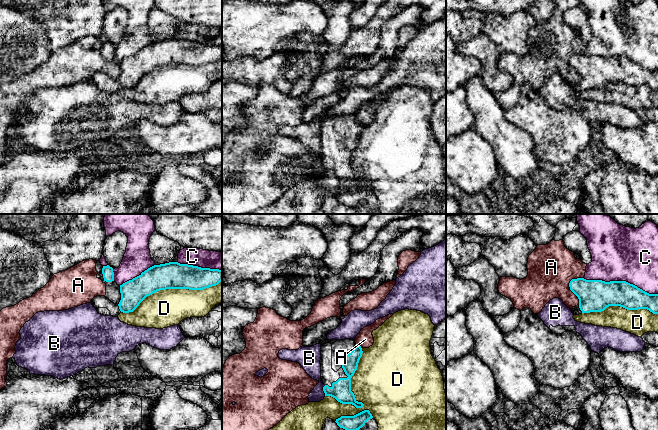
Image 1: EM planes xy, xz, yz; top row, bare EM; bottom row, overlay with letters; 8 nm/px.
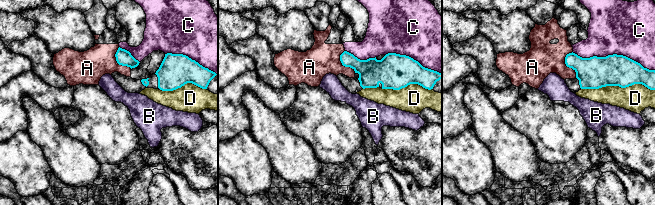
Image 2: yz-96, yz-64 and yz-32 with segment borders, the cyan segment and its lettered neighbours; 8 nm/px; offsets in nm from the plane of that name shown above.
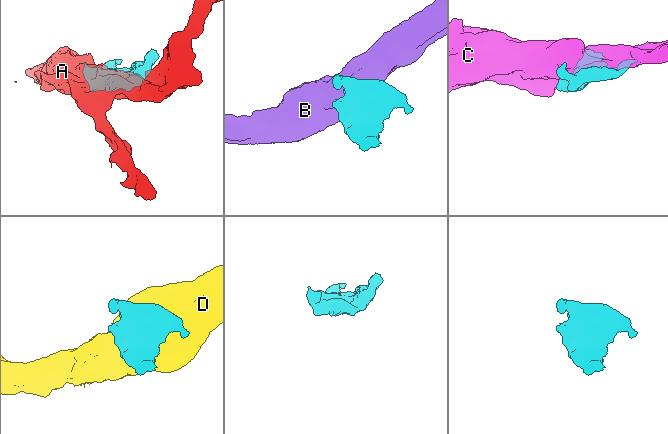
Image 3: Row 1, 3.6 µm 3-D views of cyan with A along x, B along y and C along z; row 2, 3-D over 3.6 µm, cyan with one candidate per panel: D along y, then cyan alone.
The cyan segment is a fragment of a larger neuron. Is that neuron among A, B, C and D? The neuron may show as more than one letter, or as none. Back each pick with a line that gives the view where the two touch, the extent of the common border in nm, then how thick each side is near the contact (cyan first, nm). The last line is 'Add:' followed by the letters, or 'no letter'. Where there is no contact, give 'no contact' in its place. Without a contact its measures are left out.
Add: no letter

